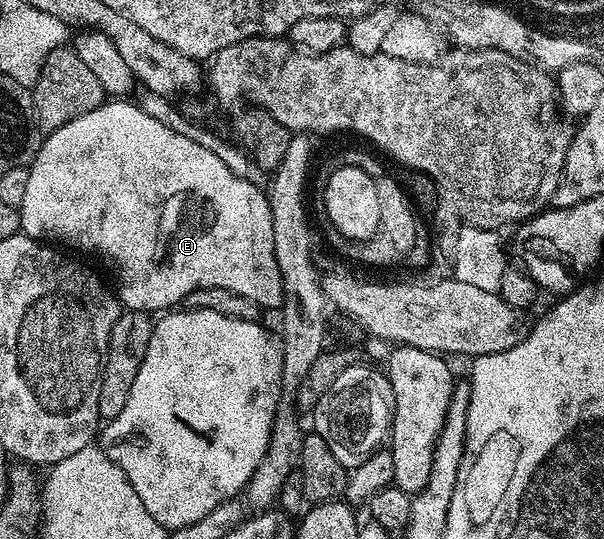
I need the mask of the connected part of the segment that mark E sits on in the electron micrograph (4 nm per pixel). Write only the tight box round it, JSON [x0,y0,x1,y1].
[19,98,284,314]

